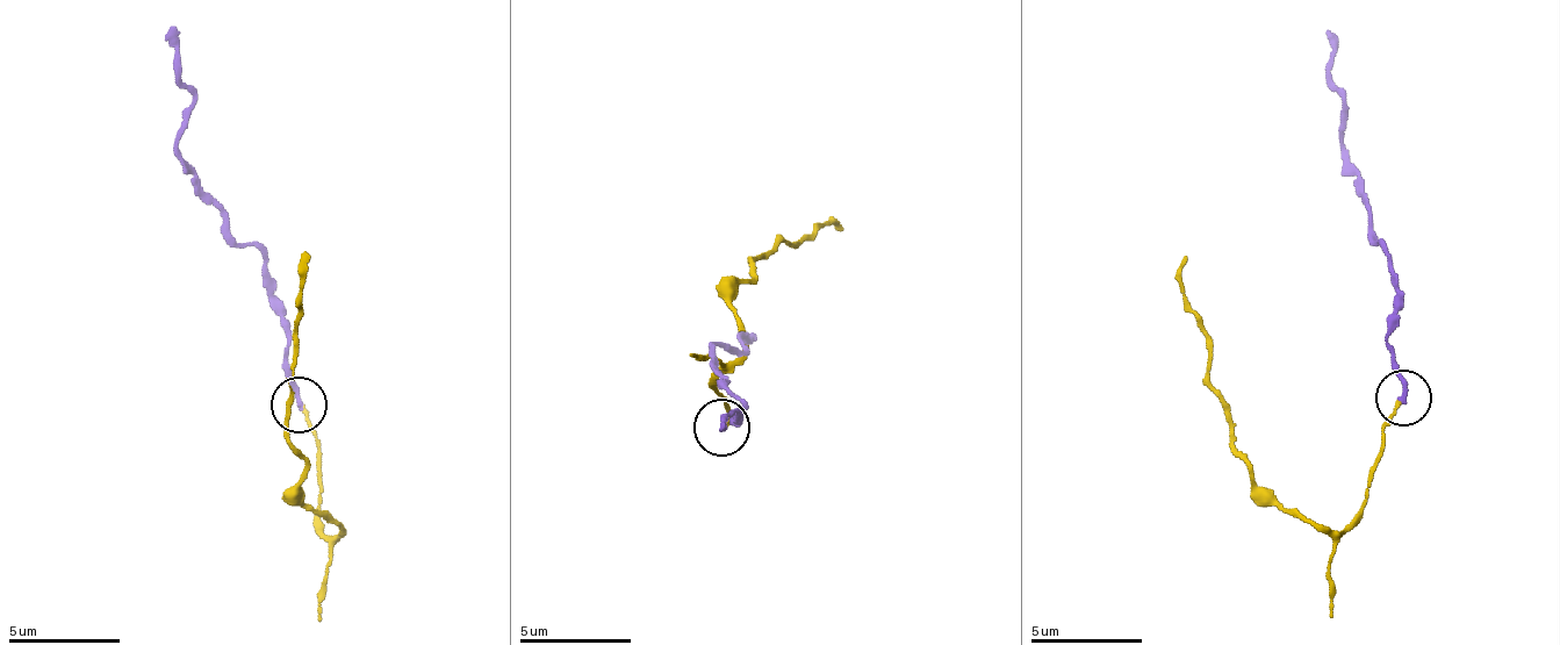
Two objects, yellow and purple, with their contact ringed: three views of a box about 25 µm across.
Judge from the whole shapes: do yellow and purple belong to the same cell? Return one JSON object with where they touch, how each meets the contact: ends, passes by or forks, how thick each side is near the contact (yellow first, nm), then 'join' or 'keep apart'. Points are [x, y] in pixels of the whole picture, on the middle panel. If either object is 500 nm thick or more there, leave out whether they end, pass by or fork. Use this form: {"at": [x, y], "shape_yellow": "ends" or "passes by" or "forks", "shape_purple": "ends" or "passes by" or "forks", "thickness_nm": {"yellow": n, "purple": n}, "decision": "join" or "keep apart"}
{"at": [721, 428], "shape_yellow": "ends", "shape_purple": "ends", "thickness_nm": {"yellow": 180, "purple": 220}, "decision": "keep apart"}

